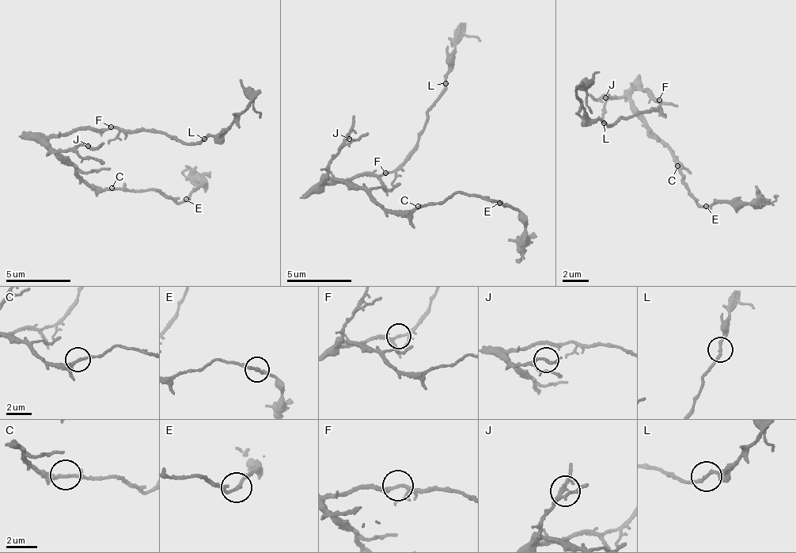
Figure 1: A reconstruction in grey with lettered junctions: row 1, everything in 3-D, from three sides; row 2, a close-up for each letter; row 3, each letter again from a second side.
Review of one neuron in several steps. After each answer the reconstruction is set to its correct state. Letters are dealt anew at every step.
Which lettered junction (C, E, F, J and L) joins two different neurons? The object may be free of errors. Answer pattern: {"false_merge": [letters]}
{"false_merge": []}

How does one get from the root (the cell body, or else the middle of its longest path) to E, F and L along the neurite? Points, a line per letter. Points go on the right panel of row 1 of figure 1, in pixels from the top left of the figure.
E: (631, 89), (640, 120), (669, 146), (683, 170), (683, 180), (690, 194), (707, 205)
F: (631, 89), (636, 87), (644, 93), (646, 91), (660, 101)
L: (631, 89), (636, 87), (646, 91), (661, 101), (652, 110), (619, 118), (606, 127), (603, 123)

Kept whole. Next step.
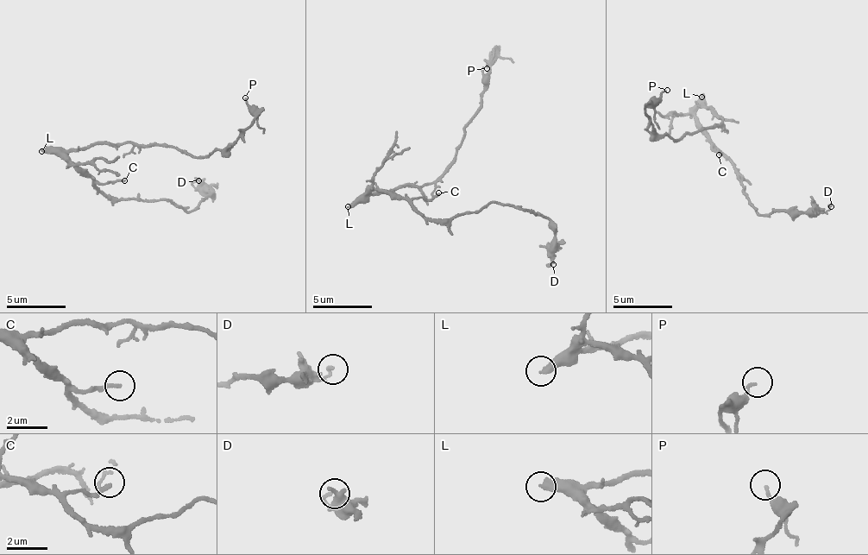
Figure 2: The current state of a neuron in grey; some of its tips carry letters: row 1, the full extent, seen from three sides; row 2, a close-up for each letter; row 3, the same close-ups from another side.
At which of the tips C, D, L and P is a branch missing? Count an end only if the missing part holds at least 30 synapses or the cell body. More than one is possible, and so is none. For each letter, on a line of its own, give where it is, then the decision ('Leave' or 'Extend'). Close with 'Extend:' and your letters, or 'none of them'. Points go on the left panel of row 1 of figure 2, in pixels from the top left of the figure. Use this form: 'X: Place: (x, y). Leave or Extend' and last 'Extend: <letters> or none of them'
C: Place: (124, 180). Leave
D: Place: (198, 180). Leave
L: Place: (41, 151). Extend
P: Place: (245, 97). Leave
Extend: L

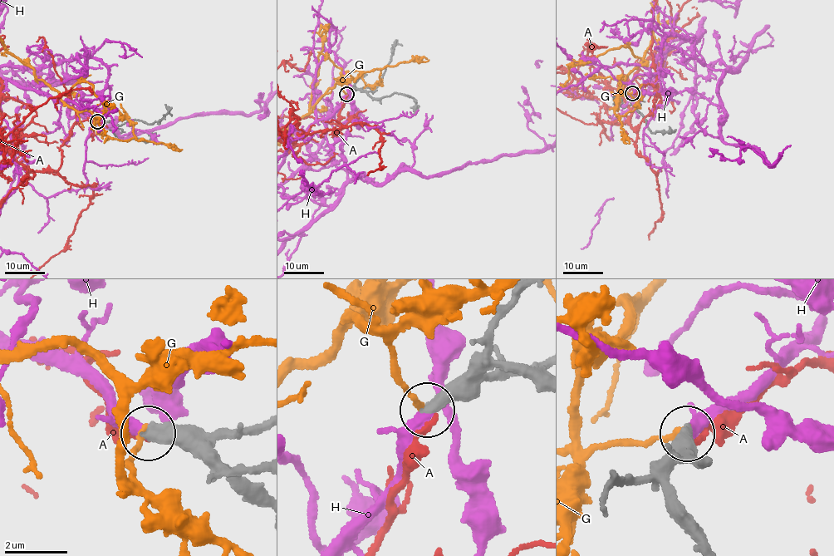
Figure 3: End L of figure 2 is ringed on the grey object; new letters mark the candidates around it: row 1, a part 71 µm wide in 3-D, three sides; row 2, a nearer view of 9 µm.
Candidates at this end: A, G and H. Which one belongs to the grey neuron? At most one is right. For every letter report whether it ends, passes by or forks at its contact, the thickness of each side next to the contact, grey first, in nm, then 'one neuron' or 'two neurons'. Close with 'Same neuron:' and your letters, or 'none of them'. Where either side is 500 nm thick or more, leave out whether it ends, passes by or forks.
A: it ends | 480/170 nm | two neurons
G: it ends | 440/190 nm | two neurons
H: it ends | 480/380 nm | one neuron
Same neuron: H

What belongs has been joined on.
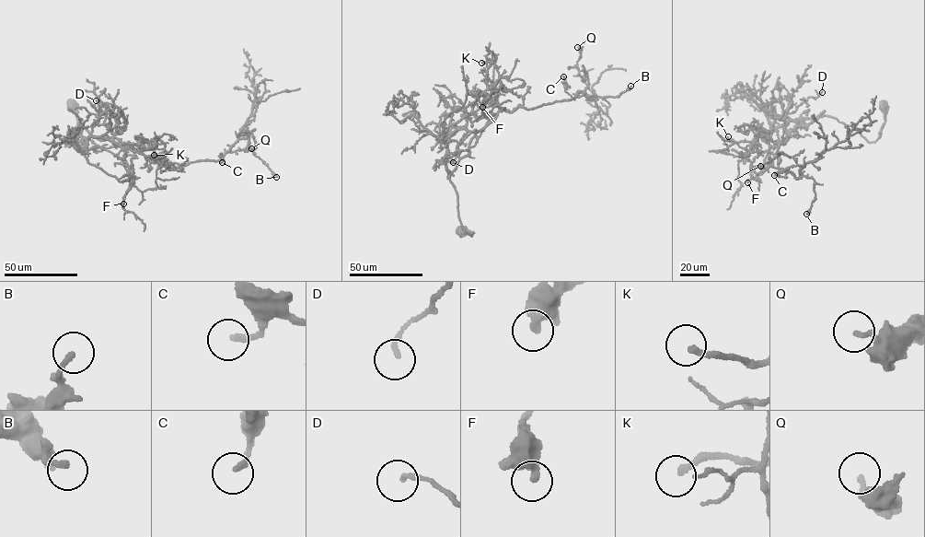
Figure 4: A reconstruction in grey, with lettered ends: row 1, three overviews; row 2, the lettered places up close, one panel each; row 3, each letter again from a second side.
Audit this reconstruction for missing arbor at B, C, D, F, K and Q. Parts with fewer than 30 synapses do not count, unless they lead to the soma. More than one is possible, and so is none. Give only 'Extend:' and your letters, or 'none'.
Extend: none

